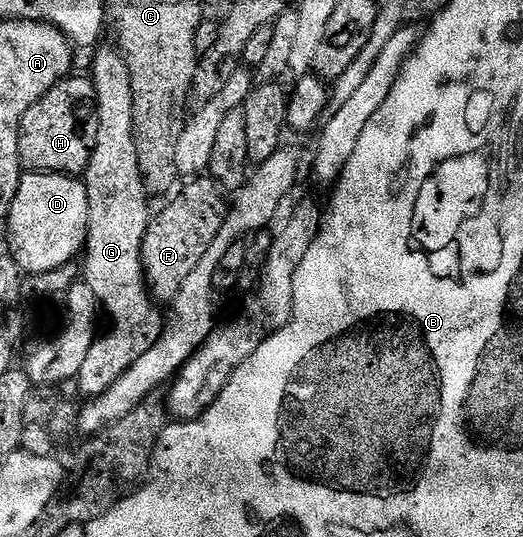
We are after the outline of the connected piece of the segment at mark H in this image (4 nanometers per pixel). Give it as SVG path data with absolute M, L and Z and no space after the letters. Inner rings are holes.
M66 76L56 82L23 116L19 124L19 160L21 169L34 174L84 175L93 151L94 127L77 115L81 102L92 103L93 84L88 77Z

